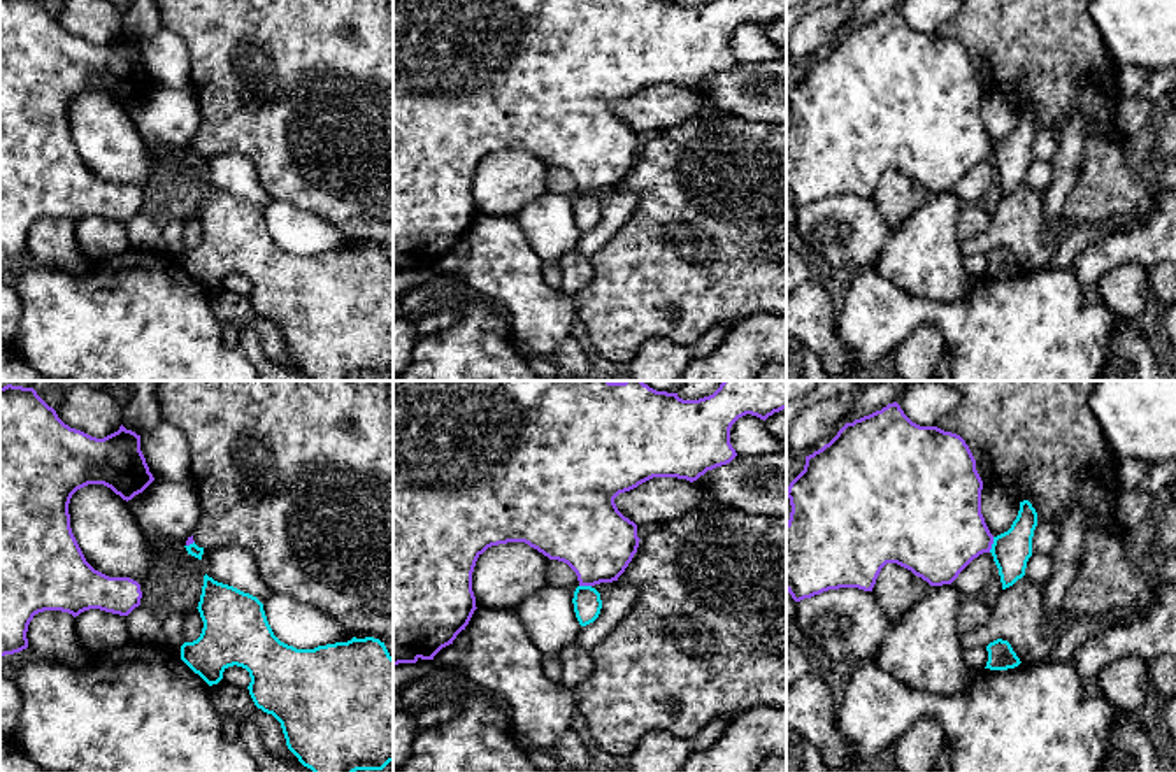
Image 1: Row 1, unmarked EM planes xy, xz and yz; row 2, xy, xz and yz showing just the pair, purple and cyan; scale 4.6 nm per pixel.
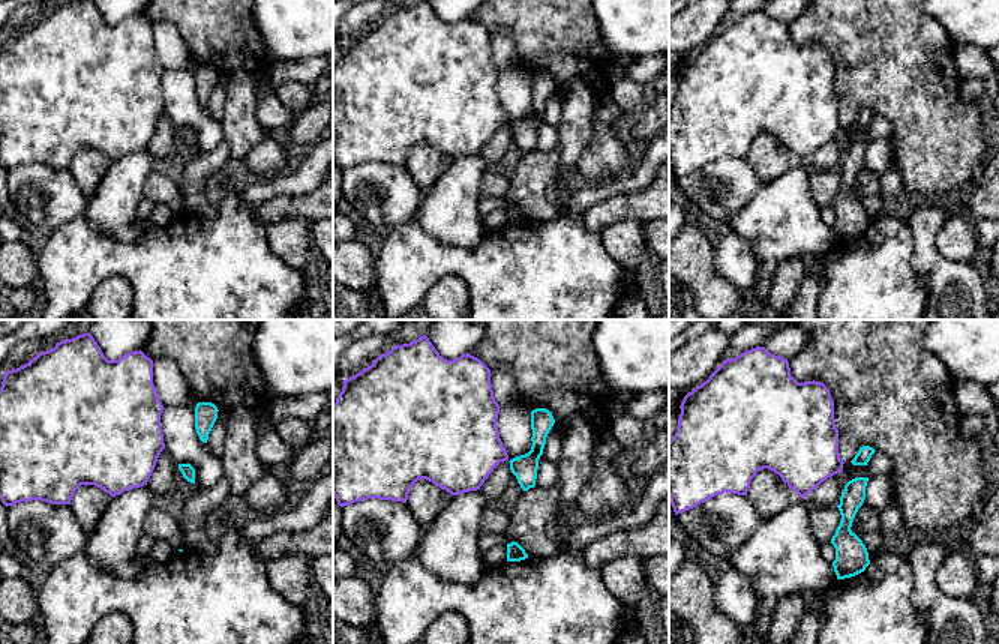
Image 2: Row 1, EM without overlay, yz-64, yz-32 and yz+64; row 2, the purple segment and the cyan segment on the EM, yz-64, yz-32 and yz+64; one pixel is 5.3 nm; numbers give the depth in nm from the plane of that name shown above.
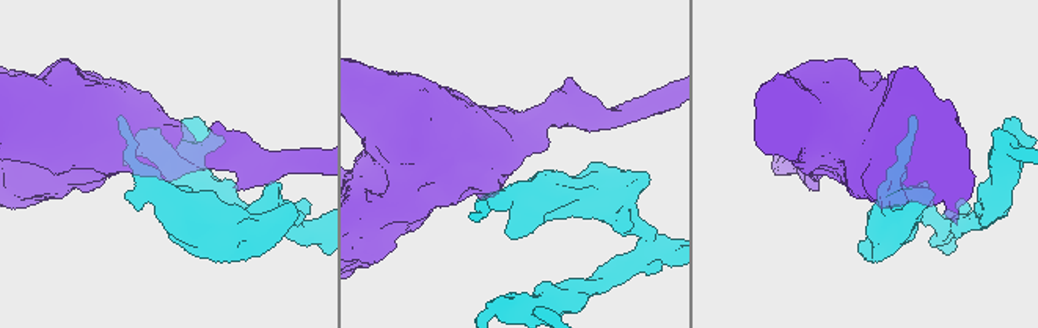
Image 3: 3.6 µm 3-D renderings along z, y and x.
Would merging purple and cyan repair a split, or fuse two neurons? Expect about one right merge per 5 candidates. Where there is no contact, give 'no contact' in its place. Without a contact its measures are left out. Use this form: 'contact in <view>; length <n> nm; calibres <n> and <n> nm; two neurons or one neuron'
contact in yz; length 80 nm; calibres 420 and 180 nm; two neurons

